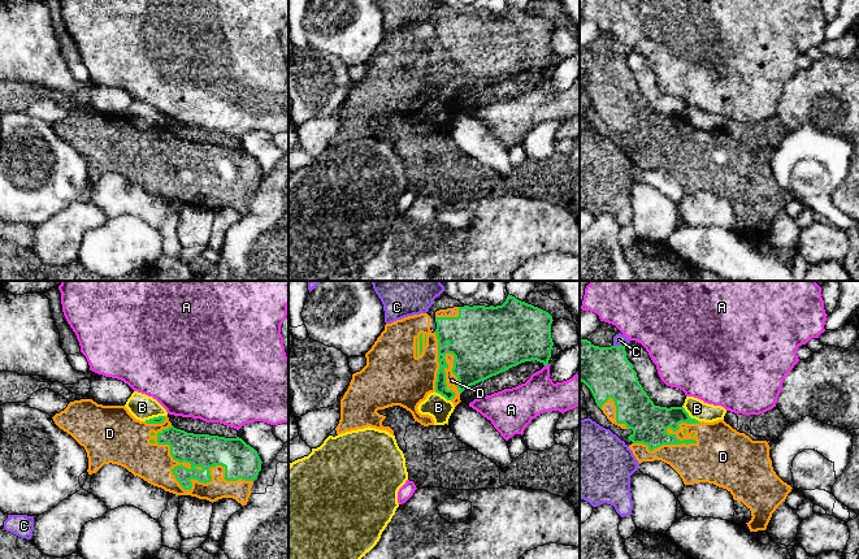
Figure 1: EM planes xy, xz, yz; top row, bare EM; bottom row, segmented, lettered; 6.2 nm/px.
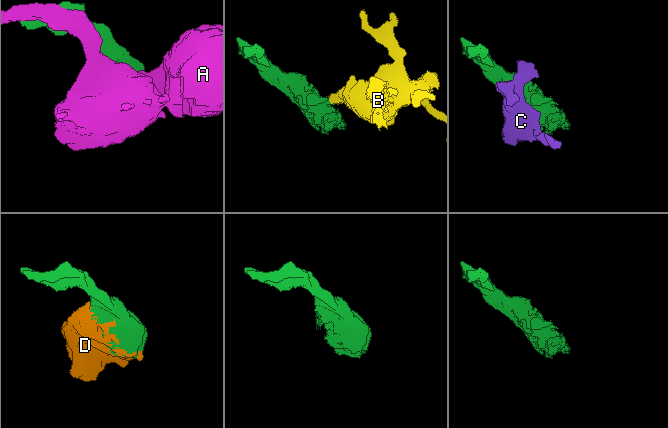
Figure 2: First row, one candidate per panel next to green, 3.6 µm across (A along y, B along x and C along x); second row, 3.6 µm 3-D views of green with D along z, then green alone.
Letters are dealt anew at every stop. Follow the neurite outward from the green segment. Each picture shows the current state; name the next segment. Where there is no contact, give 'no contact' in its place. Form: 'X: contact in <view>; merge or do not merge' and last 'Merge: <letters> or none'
A: contact in xz; do not merge
B: contact in yz; do not merge
C: contact in yz; do not merge
D: contact in xy; merge
Merge: D

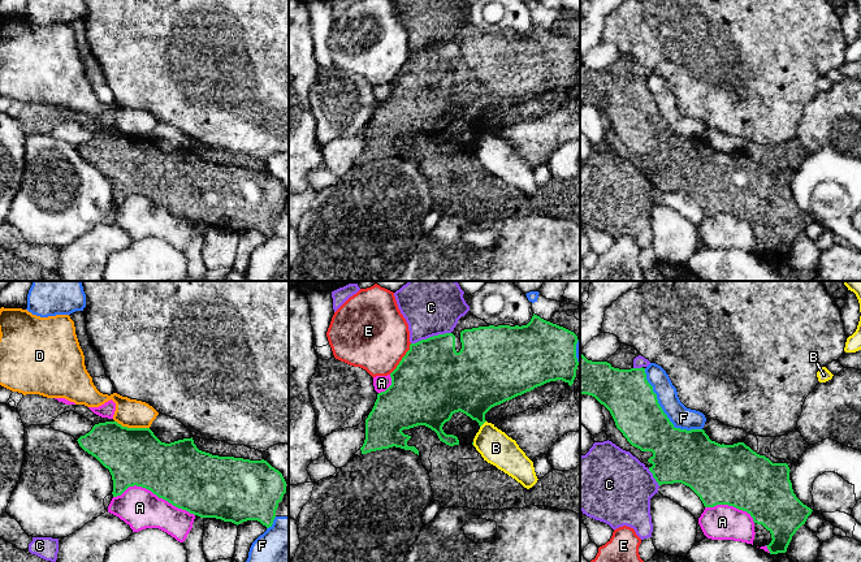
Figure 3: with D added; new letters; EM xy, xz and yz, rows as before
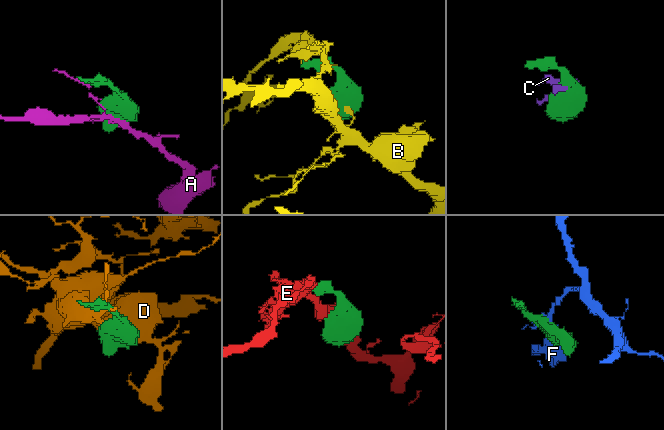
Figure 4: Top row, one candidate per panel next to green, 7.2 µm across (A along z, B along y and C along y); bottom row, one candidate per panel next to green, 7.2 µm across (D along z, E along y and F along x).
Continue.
A: contact in xy; do not merge
B: contact in xz; do not merge
C: contact in xz; do not merge
D: contact in xy; do not merge
E: contact in xz; do not merge
F: contact in yz; do not merge
Merge: none

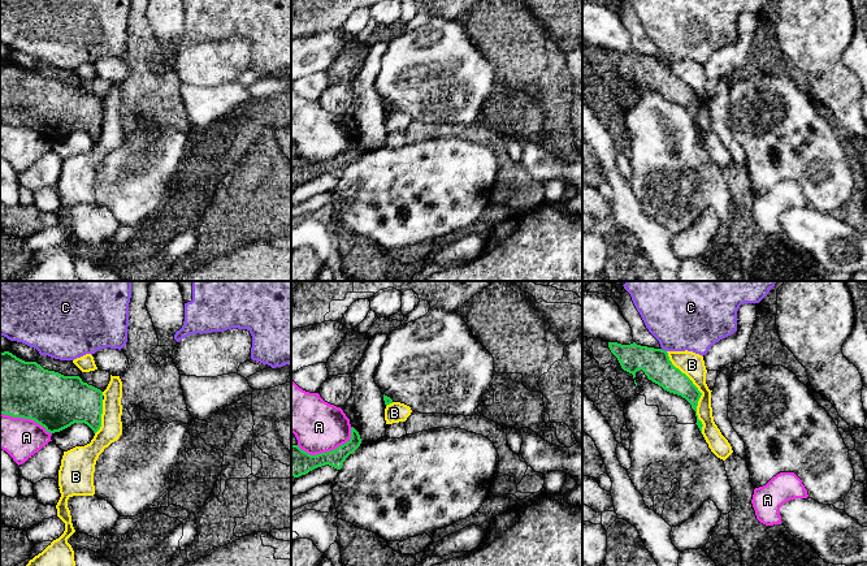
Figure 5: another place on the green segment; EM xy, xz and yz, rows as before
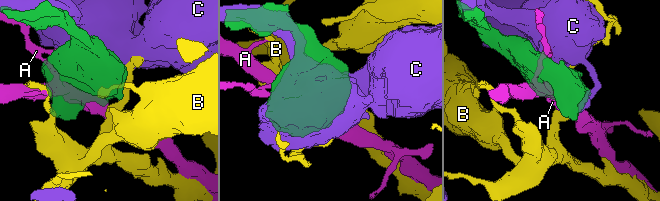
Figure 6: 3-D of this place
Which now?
A: contact in xz; do not merge
B: contact in yz; do not merge
C: contact in yz; do not merge
Merge: none

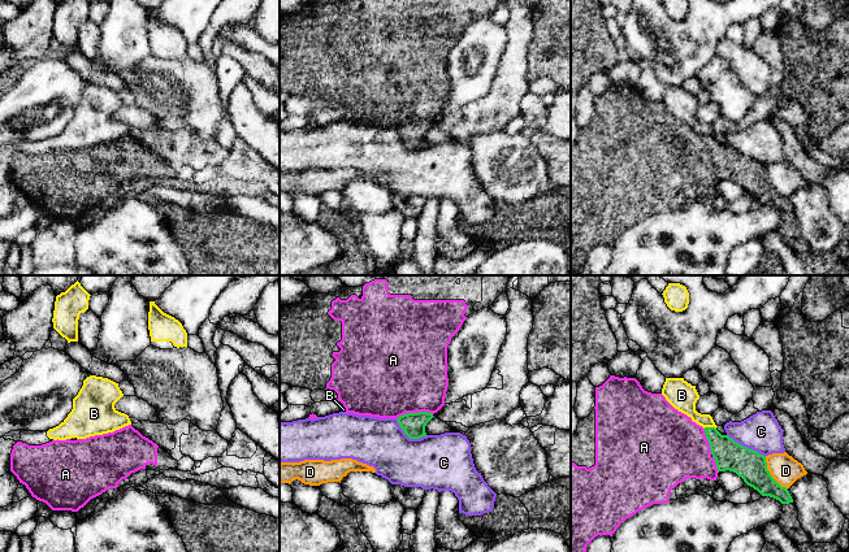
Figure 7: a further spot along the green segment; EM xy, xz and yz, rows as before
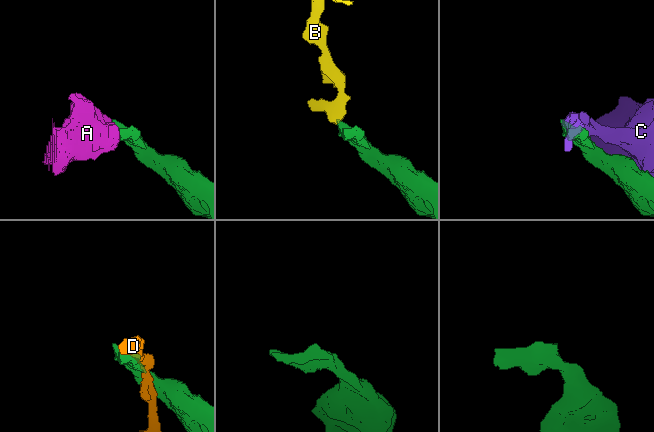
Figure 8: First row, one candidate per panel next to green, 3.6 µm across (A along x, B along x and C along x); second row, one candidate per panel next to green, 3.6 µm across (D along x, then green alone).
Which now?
A: contact in xz; merge
B: contact in yz; do not merge
C: contact in yz; do not merge
D: contact in yz; do not merge
Merge: A

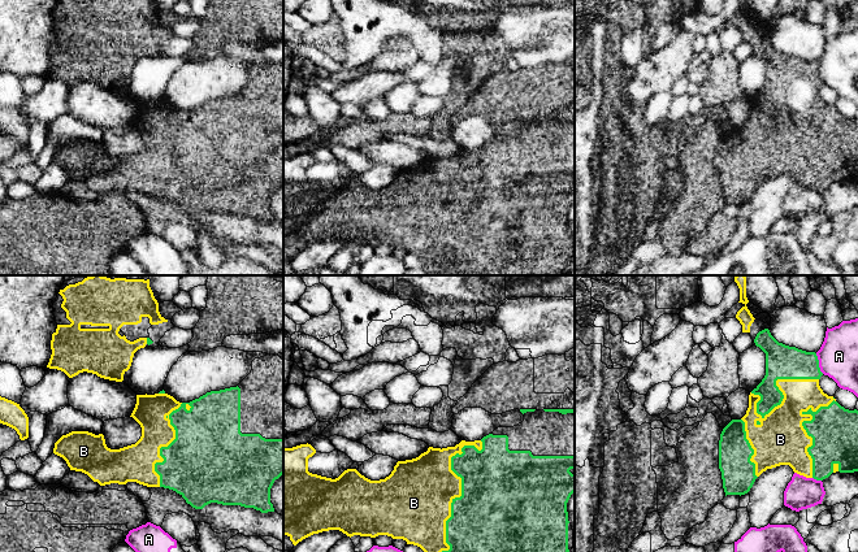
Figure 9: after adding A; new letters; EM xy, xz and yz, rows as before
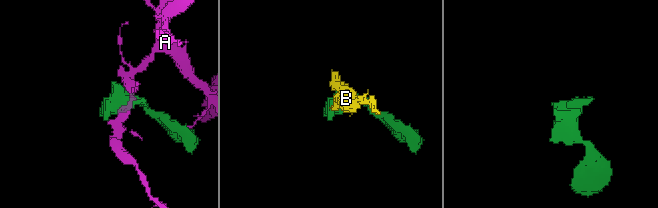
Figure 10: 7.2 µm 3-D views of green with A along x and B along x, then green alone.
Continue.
A: contact in yz; do not merge
B: contact in xz; merge
Merge: B

